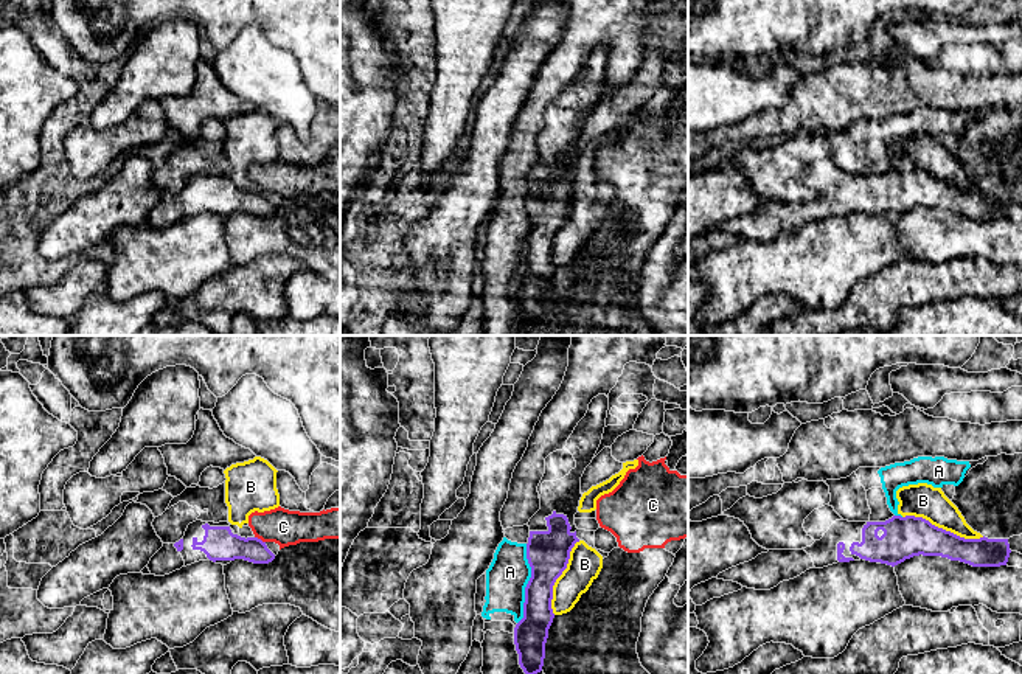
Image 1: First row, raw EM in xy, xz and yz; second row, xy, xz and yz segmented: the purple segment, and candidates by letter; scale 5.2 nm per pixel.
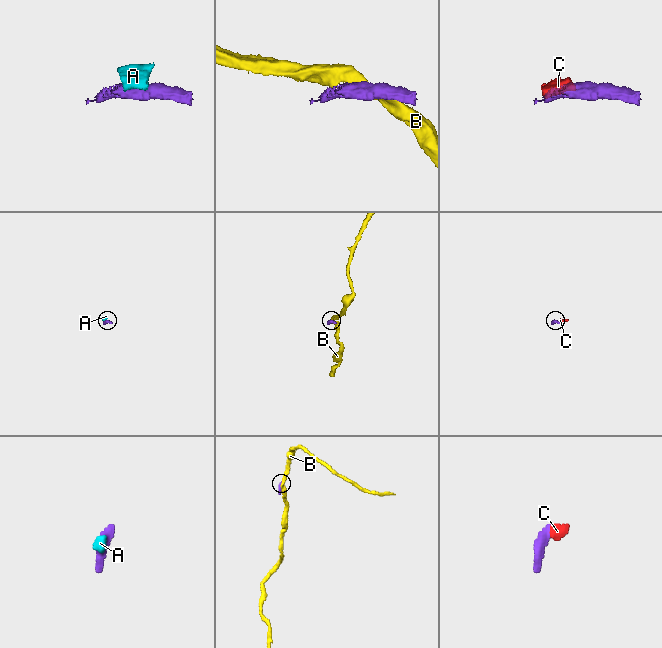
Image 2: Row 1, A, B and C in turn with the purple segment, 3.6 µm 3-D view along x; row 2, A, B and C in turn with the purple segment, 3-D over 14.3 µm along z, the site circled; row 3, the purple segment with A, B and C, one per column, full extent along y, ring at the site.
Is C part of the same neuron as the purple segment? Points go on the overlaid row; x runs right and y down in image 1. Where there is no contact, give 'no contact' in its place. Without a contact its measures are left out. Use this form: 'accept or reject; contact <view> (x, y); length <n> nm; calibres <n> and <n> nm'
reject; contact xy (260, 539); length 70 nm; calibres 180 and 190 nm

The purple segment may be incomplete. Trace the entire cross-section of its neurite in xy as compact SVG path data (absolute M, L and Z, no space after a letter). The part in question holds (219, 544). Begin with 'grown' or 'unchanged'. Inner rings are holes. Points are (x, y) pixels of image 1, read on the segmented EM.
grown | M196 520L188 525L185 536L176 544L163 547L151 558L151 575L165 576L199 561L227 565L235 559L253 564L269 564L275 554L258 537L241 537L227 522Z

